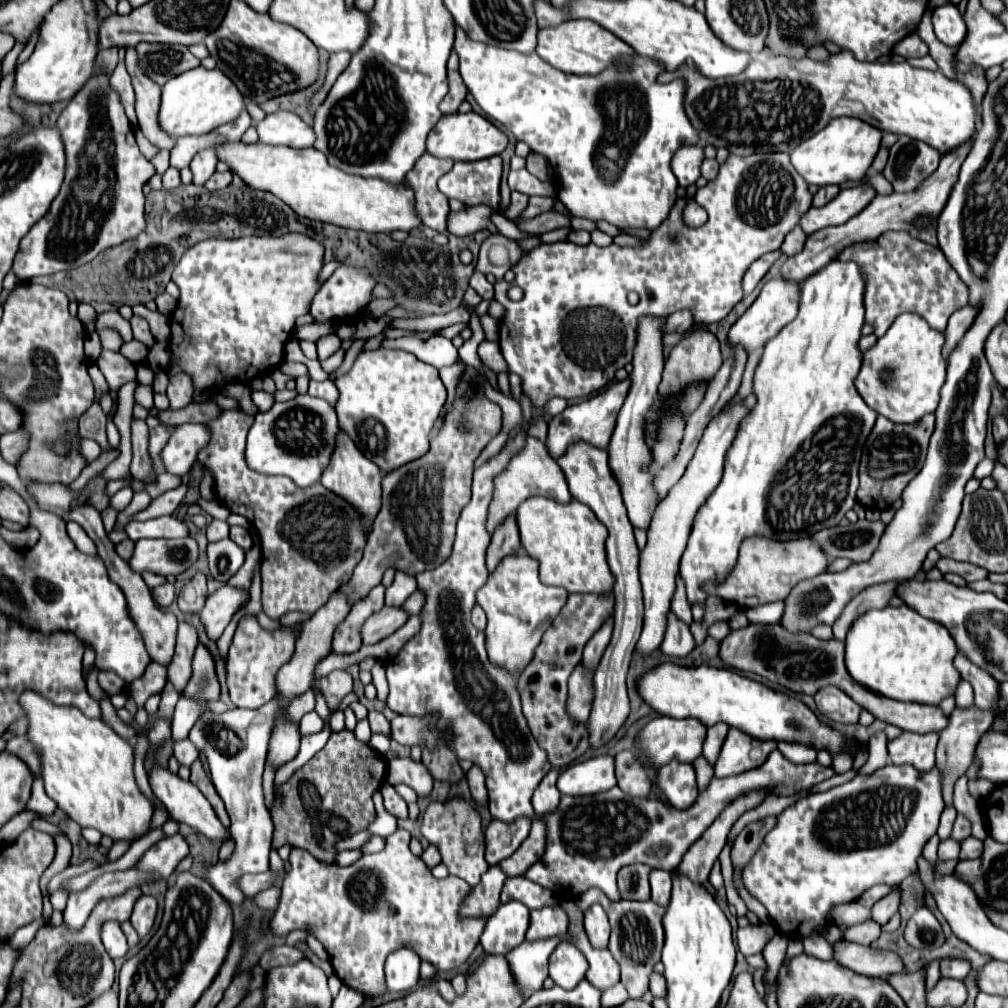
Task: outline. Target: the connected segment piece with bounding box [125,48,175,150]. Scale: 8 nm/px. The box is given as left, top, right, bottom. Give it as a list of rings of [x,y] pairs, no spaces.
[[[127,48],[125,54],[127,62],[127,72],[133,80],[135,88],[135,110],[139,118],[139,128],[145,134],[145,138],[155,144],[159,150],[171,150],[175,146],[175,138],[171,138],[165,130],[159,126],[159,104],[161,104],[161,86],[151,82],[137,64],[137,54],[135,48]]]

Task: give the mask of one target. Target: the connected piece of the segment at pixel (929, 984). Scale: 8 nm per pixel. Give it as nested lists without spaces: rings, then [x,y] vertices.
[[[933,960],[926,966],[926,991],[930,991],[940,978],[940,962]]]

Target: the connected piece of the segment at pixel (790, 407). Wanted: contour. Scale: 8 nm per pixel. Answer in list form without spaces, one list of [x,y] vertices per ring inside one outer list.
[[[831,260],[831,264],[827,264],[823,270],[815,272],[811,278],[807,278],[801,284],[799,314],[795,316],[795,320],[791,320],[787,326],[783,326],[783,330],[775,338],[771,338],[771,342],[767,342],[767,346],[763,350],[763,356],[759,360],[759,366],[755,370],[755,378],[753,378],[753,392],[757,396],[757,404],[739,422],[735,442],[727,450],[723,478],[721,478],[719,486],[711,492],[707,502],[695,514],[691,534],[689,534],[689,542],[687,542],[687,548],[685,548],[685,552],[681,556],[681,564],[679,564],[679,572],[681,572],[681,576],[685,580],[685,586],[687,586],[689,602],[705,604],[707,594],[703,594],[701,584],[707,582],[707,580],[723,580],[729,574],[729,570],[737,562],[737,552],[739,552],[739,544],[743,542],[743,538],[747,538],[747,536],[767,536],[767,538],[775,538],[775,540],[807,538],[809,534],[815,534],[815,530],[823,530],[823,528],[839,524],[839,520],[855,506],[855,502],[857,502],[855,492],[857,492],[857,486],[859,486],[859,478],[857,478],[859,458],[861,458],[863,444],[865,444],[865,440],[867,440],[867,436],[869,436],[869,432],[875,424],[875,418],[877,418],[877,414],[863,402],[857,388],[853,386],[853,380],[855,380],[855,376],[859,372],[859,366],[861,366],[861,352],[859,352],[859,346],[857,346],[857,342],[861,338],[861,328],[863,328],[863,276],[861,276],[861,270],[853,262]]]

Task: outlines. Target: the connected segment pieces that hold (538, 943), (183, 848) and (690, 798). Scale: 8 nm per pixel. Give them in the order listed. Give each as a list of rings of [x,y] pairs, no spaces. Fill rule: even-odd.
[[[561,936],[543,938],[543,940],[525,940],[507,954],[515,982],[523,990],[525,998],[543,988],[543,980],[549,976],[547,974],[549,956],[553,954],[559,942]]]
[[[177,832],[175,836],[167,836],[157,844],[153,844],[145,852],[137,868],[143,872],[157,872],[161,880],[167,880],[169,874],[185,856],[189,856],[189,844],[183,838],[183,834]]]
[[[669,762],[661,766],[657,772],[657,784],[673,808],[687,810],[695,804],[697,782],[693,764]]]

